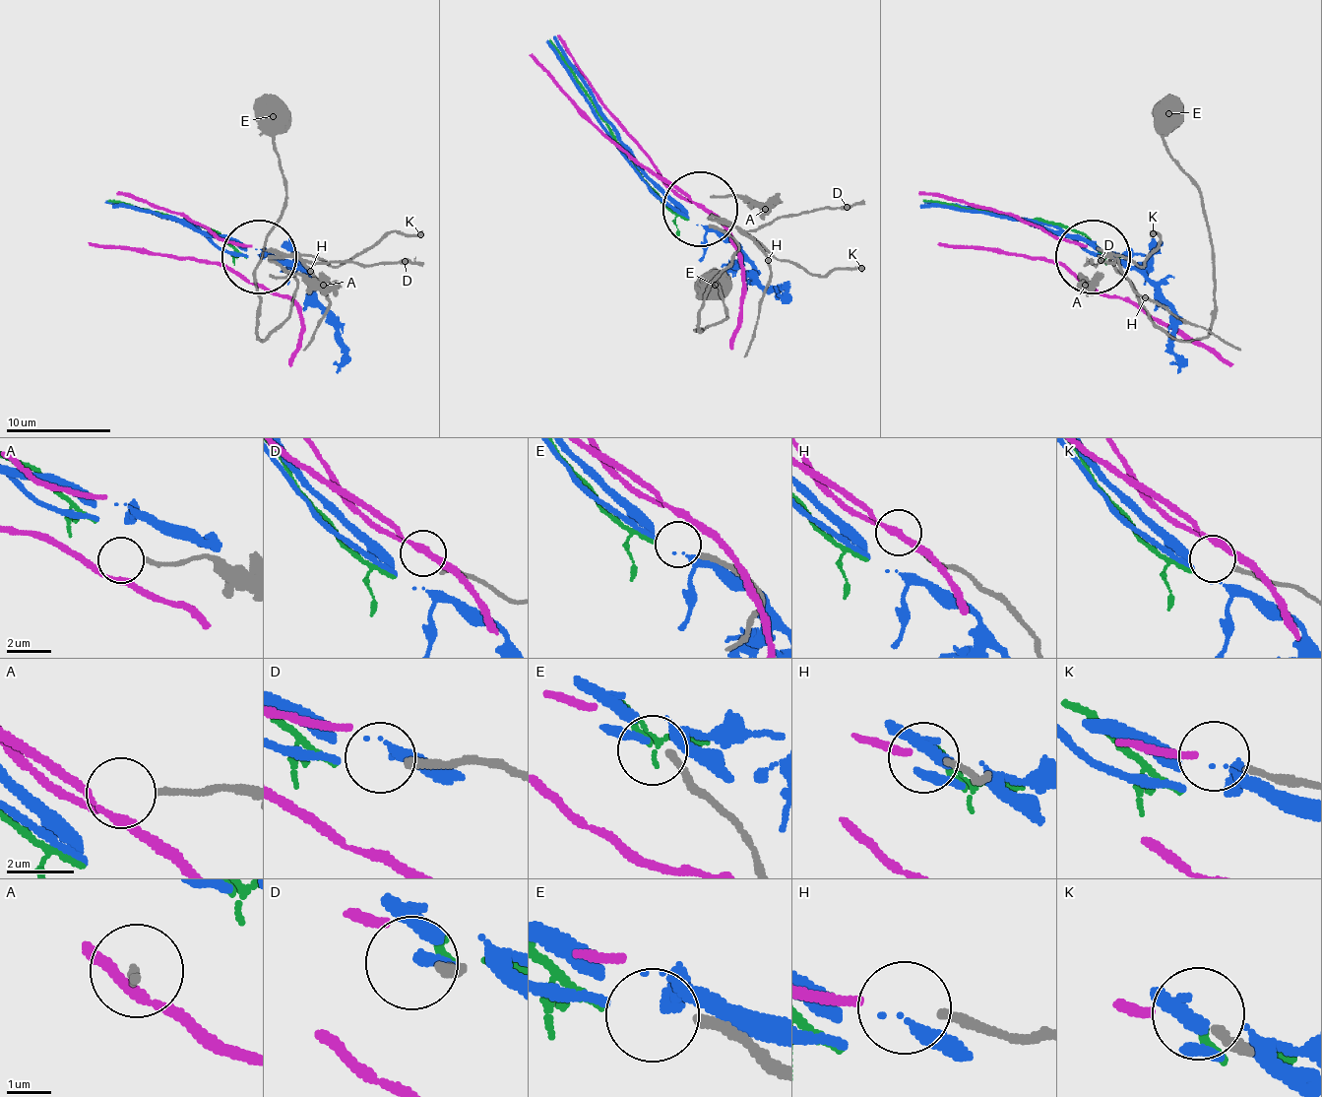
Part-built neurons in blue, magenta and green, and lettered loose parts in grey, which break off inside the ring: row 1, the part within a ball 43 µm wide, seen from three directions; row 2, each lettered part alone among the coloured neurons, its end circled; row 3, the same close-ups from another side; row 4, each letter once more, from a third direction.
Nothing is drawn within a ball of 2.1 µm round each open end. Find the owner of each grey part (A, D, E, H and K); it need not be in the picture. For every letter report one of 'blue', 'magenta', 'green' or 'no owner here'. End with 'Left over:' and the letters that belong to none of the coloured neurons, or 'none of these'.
A: no owner here
D: no owner here
E: blue
H: magenta
K: no owner here
Left over: A, D, K

